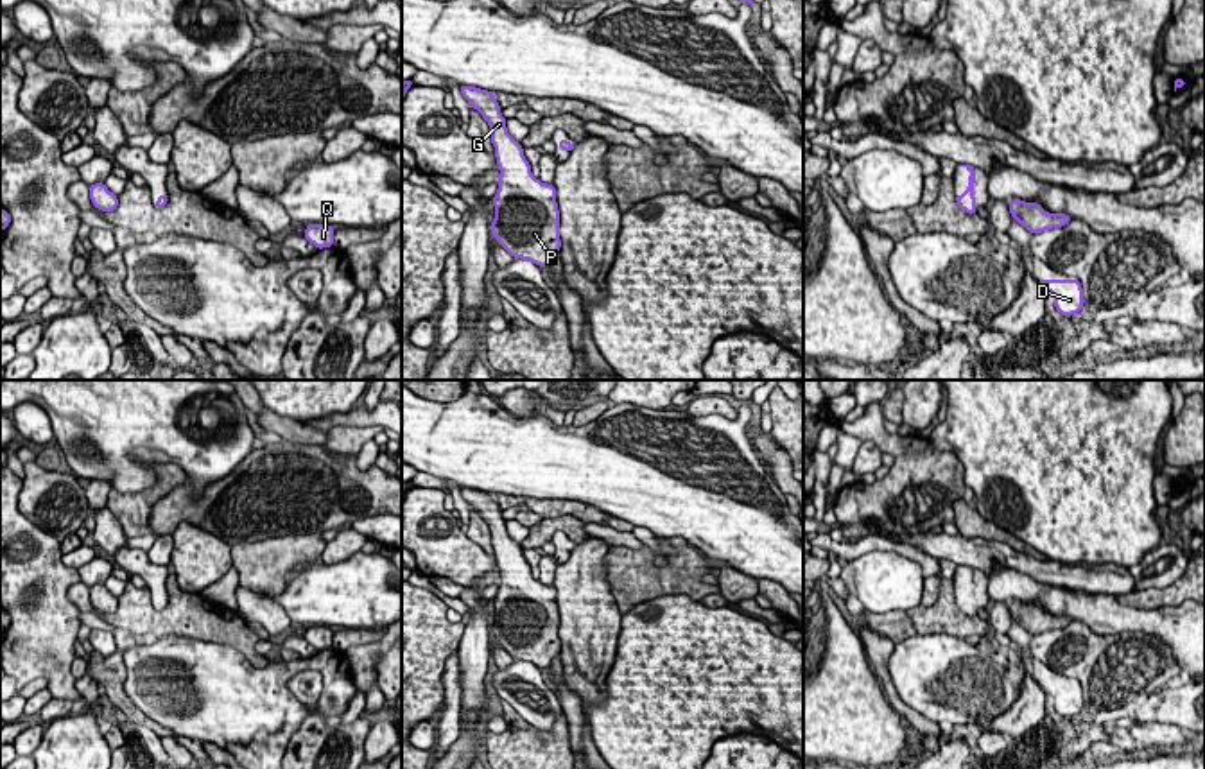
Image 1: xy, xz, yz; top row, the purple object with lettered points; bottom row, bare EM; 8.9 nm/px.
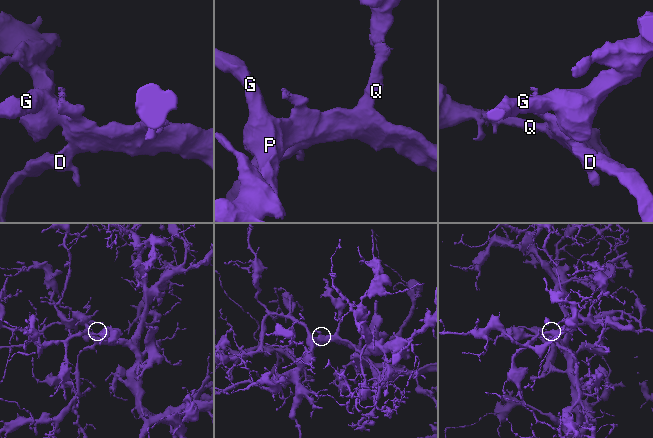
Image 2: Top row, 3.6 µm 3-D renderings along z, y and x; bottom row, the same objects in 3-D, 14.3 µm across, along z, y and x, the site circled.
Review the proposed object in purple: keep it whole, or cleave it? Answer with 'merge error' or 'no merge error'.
no merge error

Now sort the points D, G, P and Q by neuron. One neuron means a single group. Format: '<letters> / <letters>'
D G P Q

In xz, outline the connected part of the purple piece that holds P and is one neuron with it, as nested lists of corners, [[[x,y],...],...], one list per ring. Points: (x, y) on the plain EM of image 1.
[[[459,486],[459,489],[468,505],[488,523],[497,550],[500,575],[490,633],[513,660],[529,661],[538,669],[550,667],[561,649],[556,588],[533,577],[524,549],[507,534],[507,522],[495,495],[475,488]]]

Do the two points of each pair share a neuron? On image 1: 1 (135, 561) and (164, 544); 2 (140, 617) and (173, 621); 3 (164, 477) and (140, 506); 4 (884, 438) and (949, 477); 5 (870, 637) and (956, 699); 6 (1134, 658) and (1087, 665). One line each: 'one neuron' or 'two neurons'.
1: two neurons
2: one neuron
3: one neuron
4: one neuron
5: two neurons
6: one neuron

